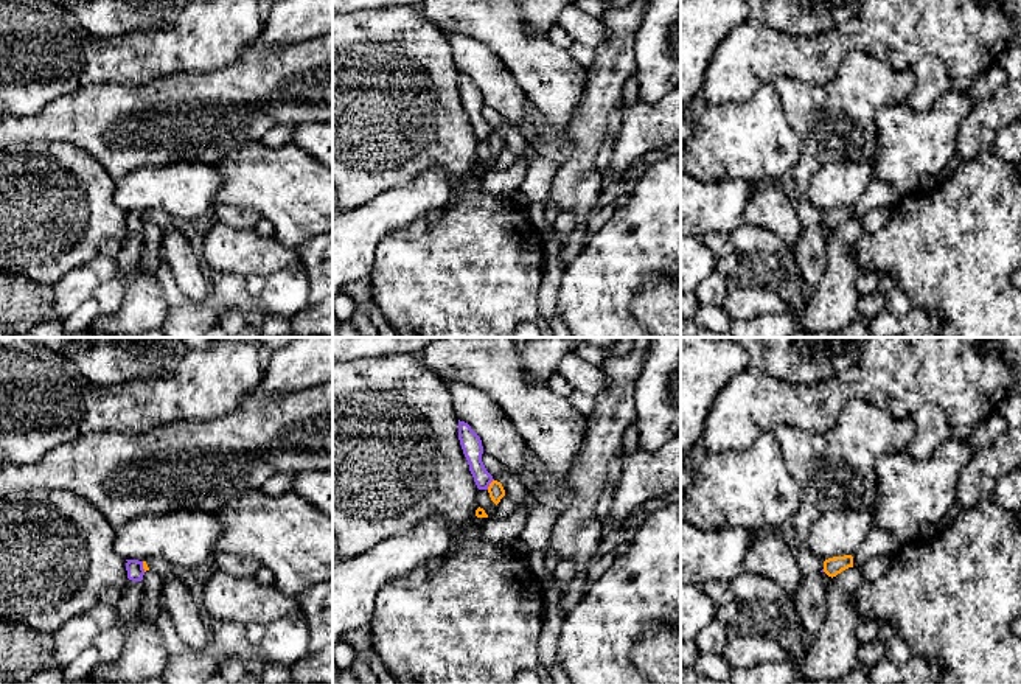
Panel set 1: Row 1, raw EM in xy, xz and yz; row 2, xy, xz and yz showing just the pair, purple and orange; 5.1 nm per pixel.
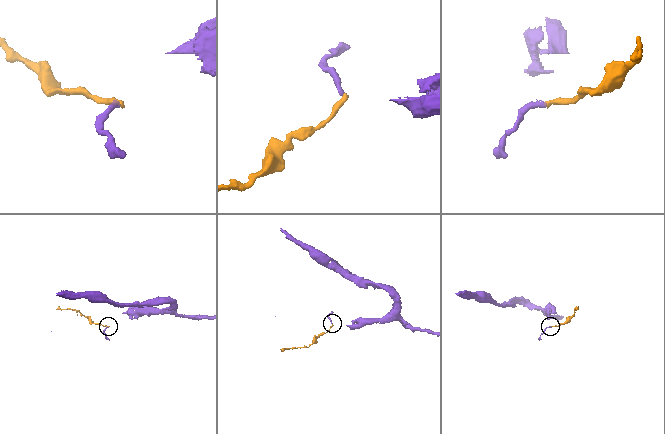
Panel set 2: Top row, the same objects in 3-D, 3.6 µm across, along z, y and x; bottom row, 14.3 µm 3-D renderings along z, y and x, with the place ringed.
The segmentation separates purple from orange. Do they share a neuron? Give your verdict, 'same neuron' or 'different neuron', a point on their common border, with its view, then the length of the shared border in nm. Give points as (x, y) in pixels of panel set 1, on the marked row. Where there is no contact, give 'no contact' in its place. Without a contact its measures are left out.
different neuron; contact xz (490, 482); length 70 nm

